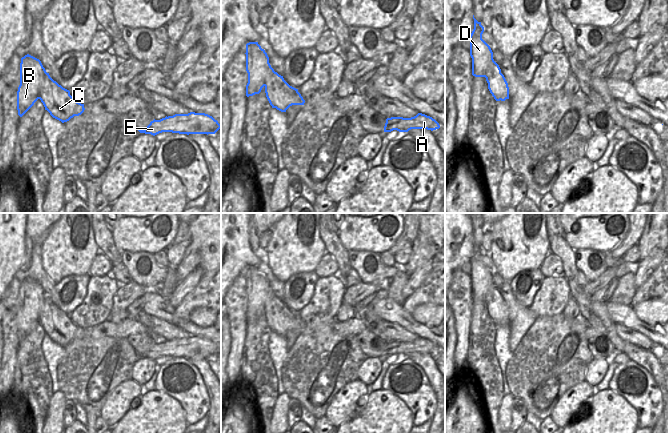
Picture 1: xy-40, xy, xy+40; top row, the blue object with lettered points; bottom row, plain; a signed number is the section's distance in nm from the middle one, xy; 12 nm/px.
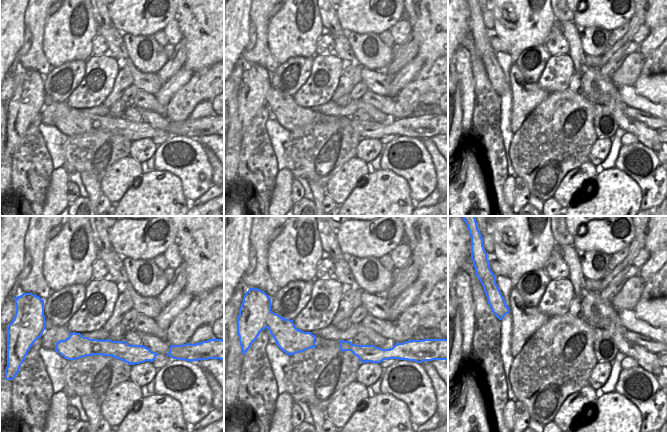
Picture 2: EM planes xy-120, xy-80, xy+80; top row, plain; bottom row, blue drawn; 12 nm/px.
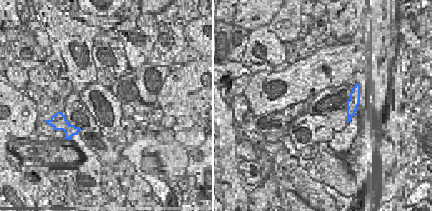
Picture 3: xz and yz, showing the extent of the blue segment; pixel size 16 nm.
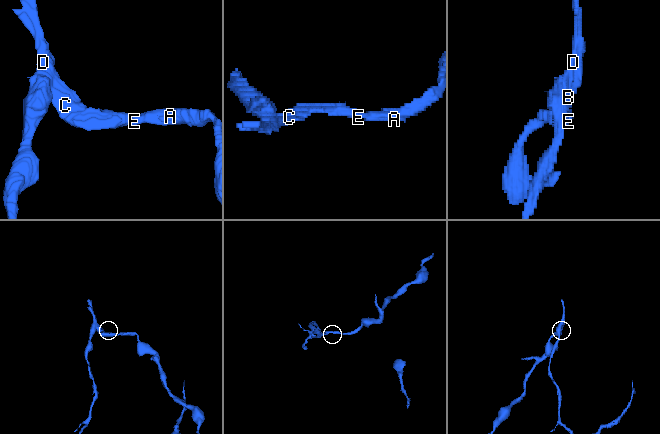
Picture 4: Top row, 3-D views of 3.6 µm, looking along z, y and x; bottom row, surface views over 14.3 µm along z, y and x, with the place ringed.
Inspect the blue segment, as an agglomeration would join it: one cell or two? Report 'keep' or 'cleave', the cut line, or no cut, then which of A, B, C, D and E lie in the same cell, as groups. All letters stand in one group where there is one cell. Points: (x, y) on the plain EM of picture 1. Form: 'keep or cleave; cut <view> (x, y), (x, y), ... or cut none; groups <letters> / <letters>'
cleave; cut xy-40 (49, 300), (43, 304), (38, 322); groups A C E / B D

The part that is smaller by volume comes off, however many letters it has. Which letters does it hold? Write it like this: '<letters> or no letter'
B, D

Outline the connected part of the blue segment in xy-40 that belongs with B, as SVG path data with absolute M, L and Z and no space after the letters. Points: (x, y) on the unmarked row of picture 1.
M29 278L21 282L20 309L17 315L17 334L22 341L40 322L41 308L50 299L41 285Z

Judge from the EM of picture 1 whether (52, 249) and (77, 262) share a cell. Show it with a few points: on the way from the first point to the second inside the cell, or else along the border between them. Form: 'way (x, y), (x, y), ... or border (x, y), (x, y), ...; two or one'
way (58, 251), (66, 253), (71, 258); one

